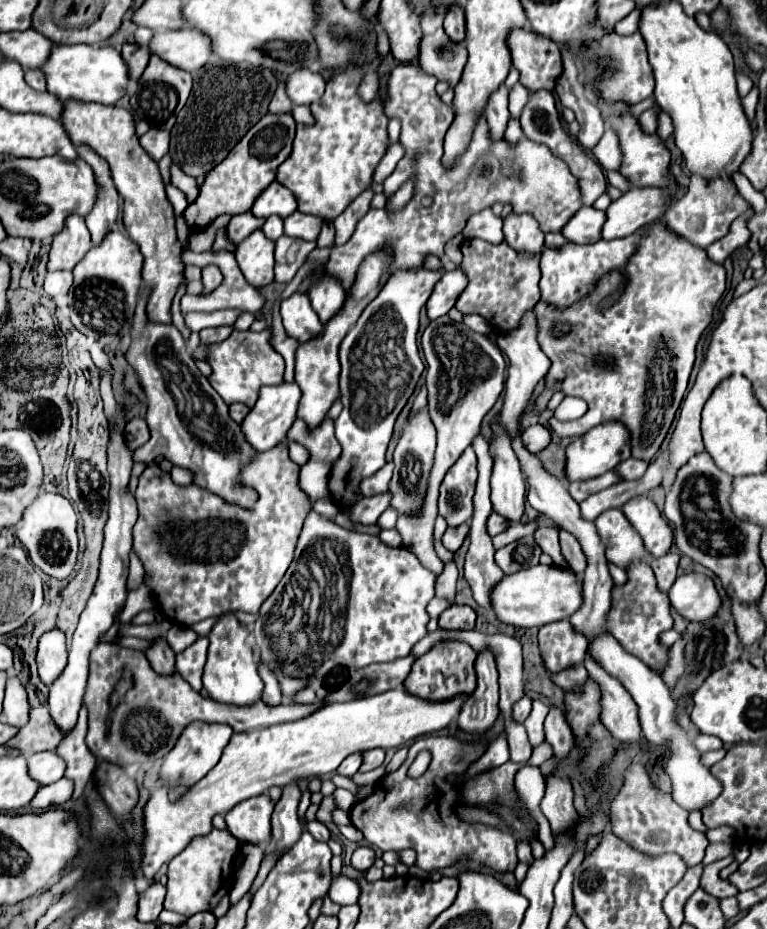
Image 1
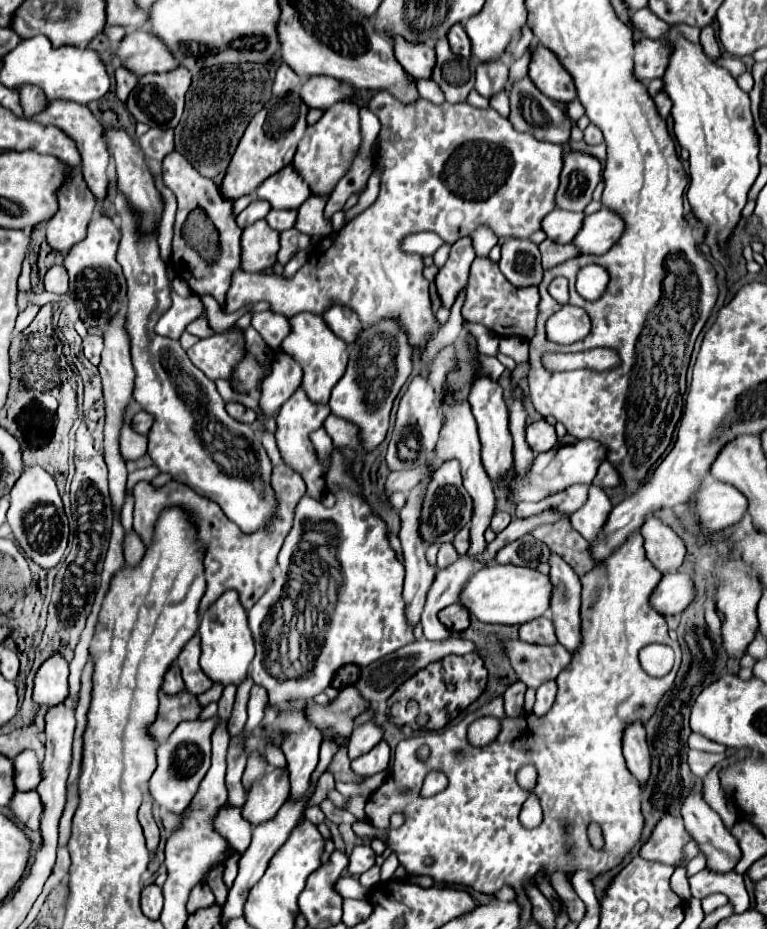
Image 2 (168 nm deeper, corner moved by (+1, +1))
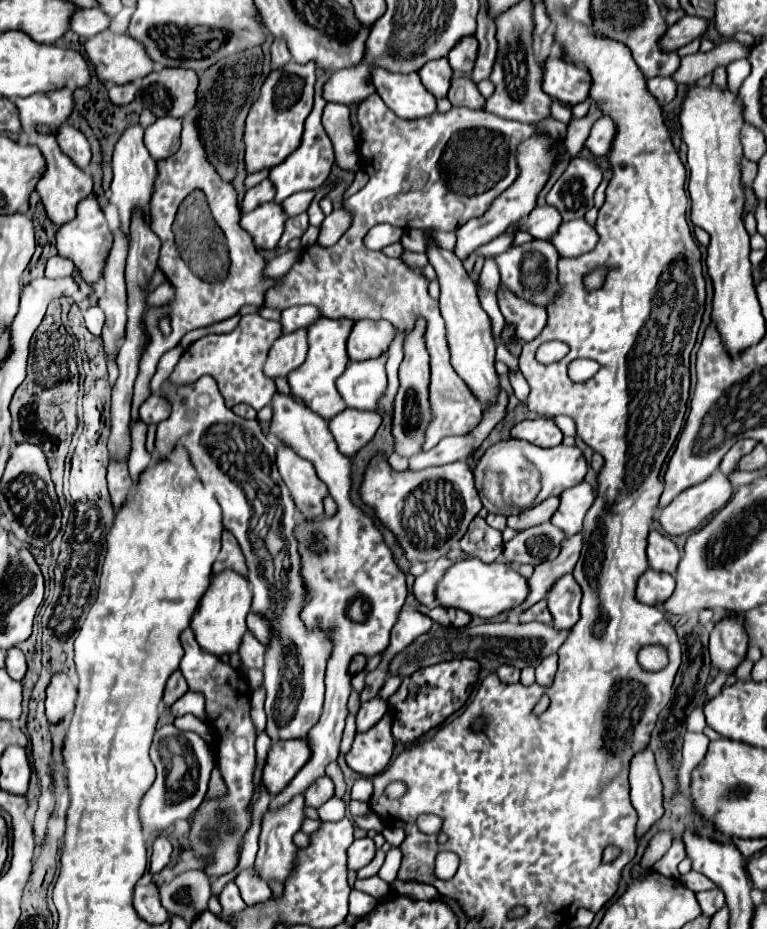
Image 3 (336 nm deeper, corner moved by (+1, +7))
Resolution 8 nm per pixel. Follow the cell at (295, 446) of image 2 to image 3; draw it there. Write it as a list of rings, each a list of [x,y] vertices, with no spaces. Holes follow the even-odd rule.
[[[278,444],[278,470],[282,474],[284,484],[290,490],[292,500],[306,520],[316,520],[324,516],[322,502],[328,496],[326,484],[316,476],[312,462],[290,452],[288,446]]]

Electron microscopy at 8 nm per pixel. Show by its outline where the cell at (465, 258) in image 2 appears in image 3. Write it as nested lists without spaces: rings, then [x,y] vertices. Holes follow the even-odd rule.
[[[542,134],[540,136],[530,136],[524,142],[520,142],[520,146],[516,148],[516,164],[518,164],[518,170],[520,170],[518,172],[518,178],[500,196],[496,196],[496,200],[488,206],[488,210],[484,212],[484,216],[472,218],[464,226],[460,226],[460,230],[456,230],[456,234],[458,234],[458,244],[456,244],[456,250],[454,250],[456,256],[460,256],[460,260],[466,258],[478,246],[488,244],[490,240],[494,240],[500,234],[504,234],[504,230],[508,226],[514,226],[522,218],[526,218],[536,208],[538,194],[546,186],[546,182],[552,176],[552,170],[556,166],[556,160],[560,160],[560,156],[564,152],[566,152],[564,142],[558,144],[558,140],[554,140],[548,134],[544,134],[544,136]]]

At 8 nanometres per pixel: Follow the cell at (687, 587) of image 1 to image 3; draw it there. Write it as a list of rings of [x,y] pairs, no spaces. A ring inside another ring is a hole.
[[[650,570],[640,576],[636,582],[636,600],[648,606],[658,606],[672,594],[674,588],[674,576],[668,576],[666,572]]]

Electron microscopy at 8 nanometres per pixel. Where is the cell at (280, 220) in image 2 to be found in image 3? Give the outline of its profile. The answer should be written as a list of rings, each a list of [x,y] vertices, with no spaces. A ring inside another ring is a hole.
[[[302,190],[302,192],[296,192],[296,194],[292,194],[290,198],[286,198],[286,200],[282,202],[286,214],[288,214],[288,216],[296,216],[296,214],[306,212],[308,206],[310,206],[310,202],[314,200],[316,192],[318,192],[318,190]]]

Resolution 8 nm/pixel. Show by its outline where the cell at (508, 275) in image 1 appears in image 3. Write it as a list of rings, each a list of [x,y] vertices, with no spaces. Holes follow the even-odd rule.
[[[500,286],[498,290],[498,304],[504,314],[504,320],[516,326],[516,334],[524,342],[534,340],[544,330],[546,326],[544,308],[536,308],[534,304],[524,304],[522,300],[516,300],[516,296],[512,296],[504,286]]]

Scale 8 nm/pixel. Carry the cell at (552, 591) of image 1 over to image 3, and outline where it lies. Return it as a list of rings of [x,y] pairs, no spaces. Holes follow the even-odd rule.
[[[468,558],[468,560],[462,560],[462,562],[456,562],[452,564],[442,580],[438,582],[436,586],[436,602],[444,608],[460,608],[464,612],[468,612],[470,616],[480,616],[480,618],[492,618],[500,612],[508,612],[512,608],[516,608],[528,594],[528,582],[526,578],[522,578],[516,570],[512,570],[506,562],[490,562],[490,564],[484,564],[482,560],[476,560],[476,558]]]

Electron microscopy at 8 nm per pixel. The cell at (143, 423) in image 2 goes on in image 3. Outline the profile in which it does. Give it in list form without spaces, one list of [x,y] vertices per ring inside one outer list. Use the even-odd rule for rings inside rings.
[[[150,394],[146,402],[140,406],[140,418],[146,424],[160,424],[170,416],[170,400],[162,394]]]

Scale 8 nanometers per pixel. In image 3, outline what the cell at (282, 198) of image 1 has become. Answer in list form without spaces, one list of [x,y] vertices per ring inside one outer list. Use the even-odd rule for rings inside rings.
[[[318,70],[318,78],[316,78],[316,96],[314,96],[314,108],[310,112],[310,116],[306,118],[306,128],[304,128],[304,138],[302,138],[302,144],[300,148],[288,158],[284,160],[282,164],[278,164],[276,168],[270,170],[270,180],[276,188],[276,202],[284,202],[288,196],[300,192],[300,190],[314,190],[314,188],[320,188],[322,182],[328,178],[330,174],[330,168],[334,164],[334,152],[332,152],[332,142],[328,140],[322,124],[320,124],[320,116],[322,116],[322,108],[326,104],[324,96],[322,96],[322,86],[324,82],[328,80],[328,72],[324,70]]]

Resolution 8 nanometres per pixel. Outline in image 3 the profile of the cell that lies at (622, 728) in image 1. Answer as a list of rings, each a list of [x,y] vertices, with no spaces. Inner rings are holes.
[[[644,750],[632,758],[630,766],[630,796],[632,806],[638,812],[636,822],[636,840],[640,840],[656,820],[662,818],[662,782],[656,770],[654,754]]]

